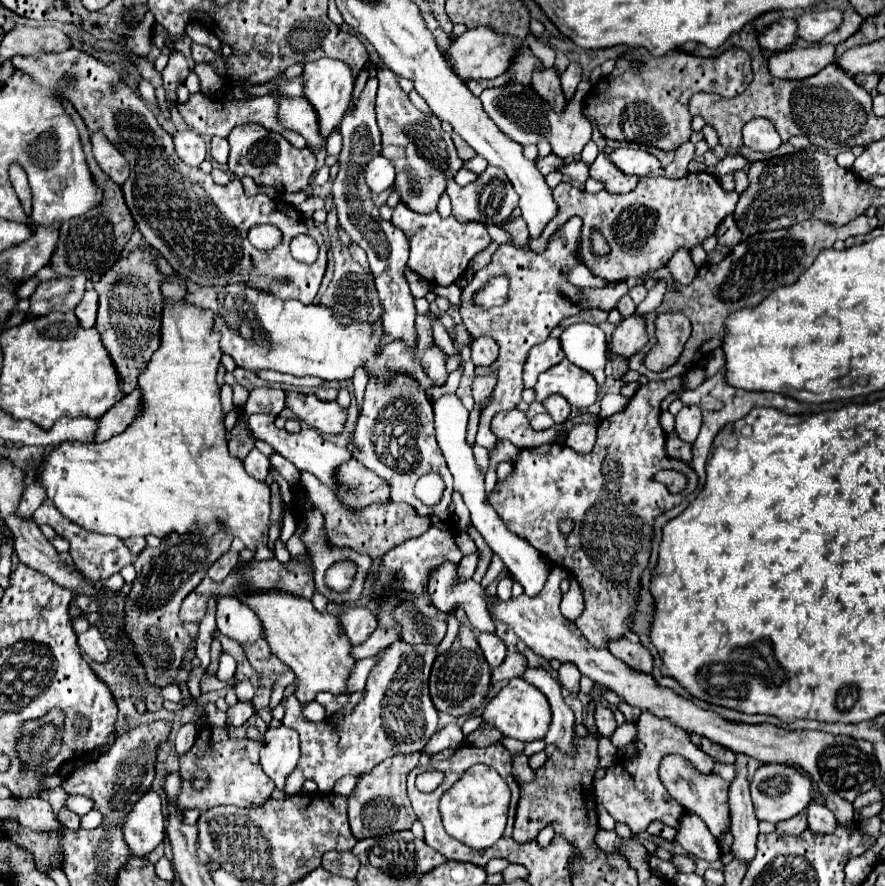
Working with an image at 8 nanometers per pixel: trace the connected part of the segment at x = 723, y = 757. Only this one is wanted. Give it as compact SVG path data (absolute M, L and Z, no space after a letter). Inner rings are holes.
M692 736L692 742L700 748L700 750L704 750L708 756L712 756L714 760L718 760L718 762L726 762L726 764L734 764L734 760L736 760L736 754L732 752L732 750L728 750L728 748L724 748L724 746L720 746L720 744L716 744L716 742L712 742L712 740L708 740L708 738L704 738L704 736Z

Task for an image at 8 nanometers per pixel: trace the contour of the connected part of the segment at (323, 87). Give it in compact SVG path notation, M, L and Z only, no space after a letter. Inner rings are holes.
M320 58L316 62L308 62L304 66L304 74L308 78L306 82L306 98L310 100L310 104L316 108L318 112L318 120L320 120L320 132L324 136L328 136L344 118L344 112L348 112L350 108L350 98L352 98L352 90L354 90L354 72L348 68L348 64L334 60L334 58Z

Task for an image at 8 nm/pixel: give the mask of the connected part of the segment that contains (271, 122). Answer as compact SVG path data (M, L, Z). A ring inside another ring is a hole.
M196 92L196 94L190 94L188 102L180 102L176 100L176 108L178 112L182 114L184 122L196 130L198 134L202 136L222 136L226 138L228 132L236 126L236 124L250 124L250 122L256 122L256 124L262 124L264 128L272 130L272 132L280 132L292 146L296 148L306 148L306 140L298 134L298 132L292 132L288 128L284 128L280 124L280 120L276 120L276 102L280 102L280 94L278 96L260 96L260 98L248 98L248 100L230 100L226 96L220 96L218 100L210 98L210 96L204 96L202 92Z

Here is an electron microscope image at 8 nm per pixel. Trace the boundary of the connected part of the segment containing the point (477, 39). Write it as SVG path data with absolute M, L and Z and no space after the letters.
M492 28L468 30L450 44L448 48L450 66L462 80L496 78L504 74L504 68L508 68L508 64L512 64L512 44L518 44L518 42L520 40L512 40L512 36L496 36Z

